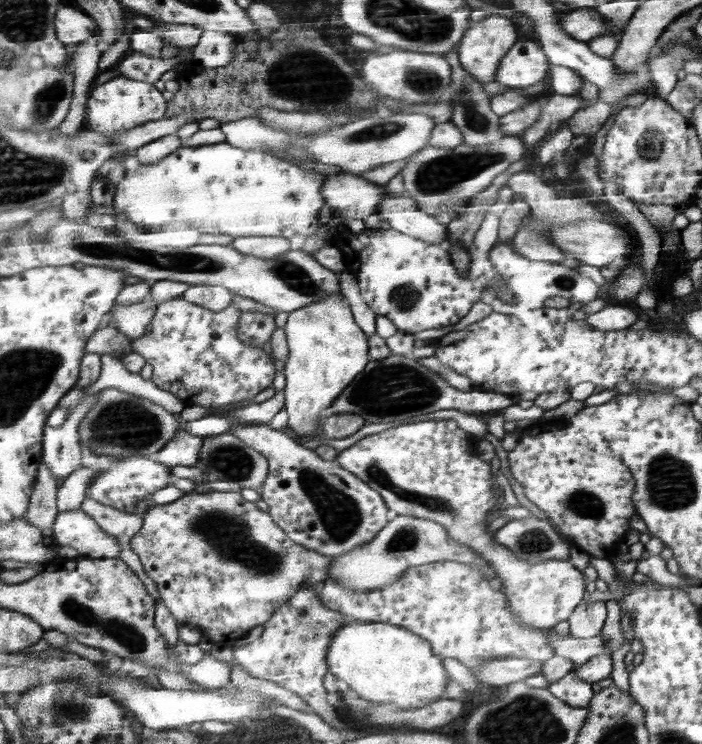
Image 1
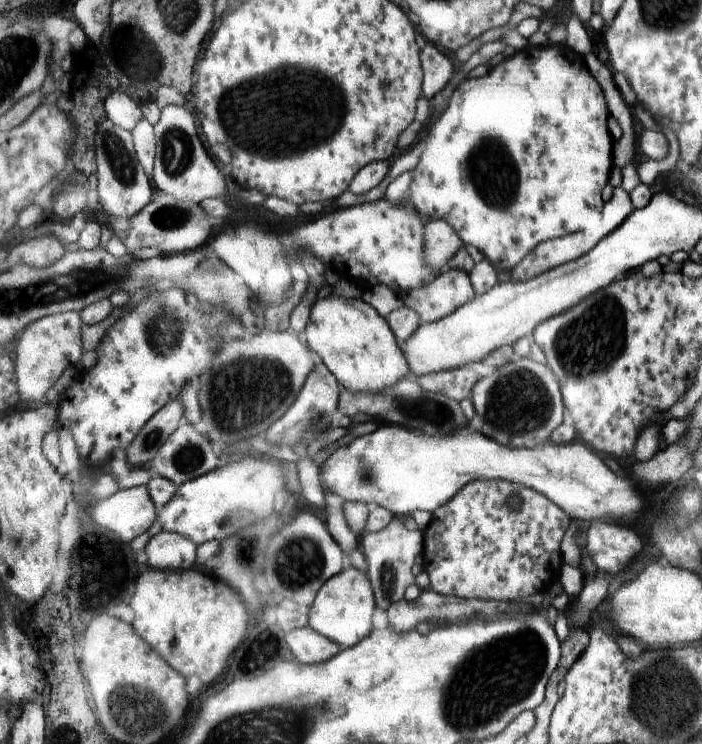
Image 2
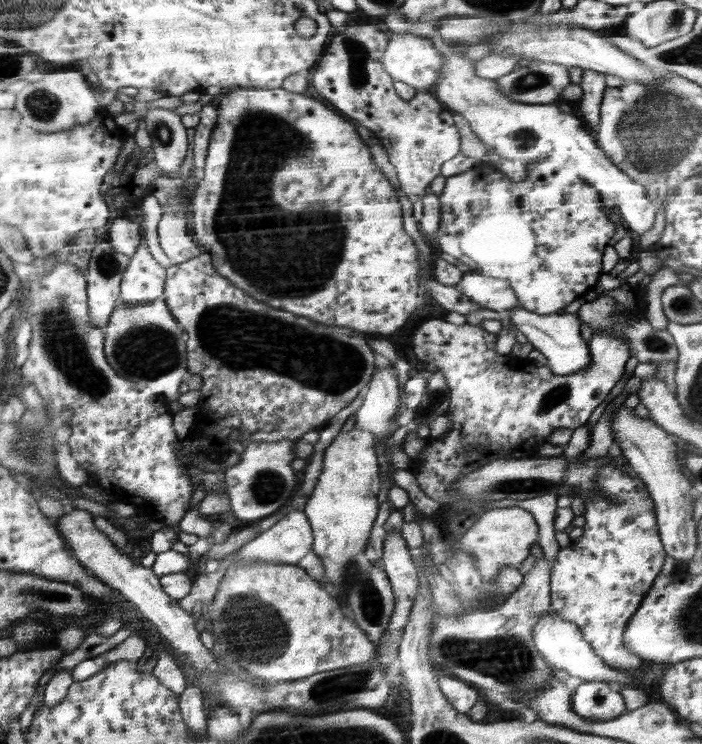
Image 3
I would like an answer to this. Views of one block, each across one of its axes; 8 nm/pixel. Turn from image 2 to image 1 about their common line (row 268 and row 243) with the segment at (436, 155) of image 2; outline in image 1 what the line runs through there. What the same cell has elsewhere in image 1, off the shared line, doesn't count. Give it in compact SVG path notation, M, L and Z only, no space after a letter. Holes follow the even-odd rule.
M505 240L494 245L490 250L490 260L501 274L501 287L505 291L510 291L517 300L517 305L508 304L497 299L497 294L489 291L489 288L483 290L482 302L493 308L494 312L502 314L518 315L527 311L542 308L542 304L547 298L567 298L574 305L585 305L592 300L596 300L598 284L594 284L592 278L588 278L584 273L578 273L576 268L566 267L559 262L532 261L518 254L513 247L512 240Z

